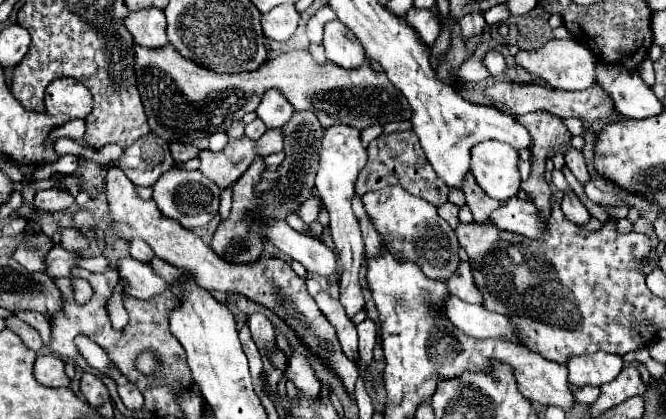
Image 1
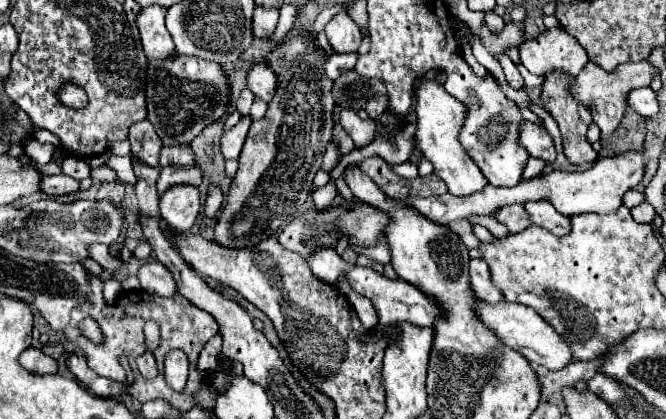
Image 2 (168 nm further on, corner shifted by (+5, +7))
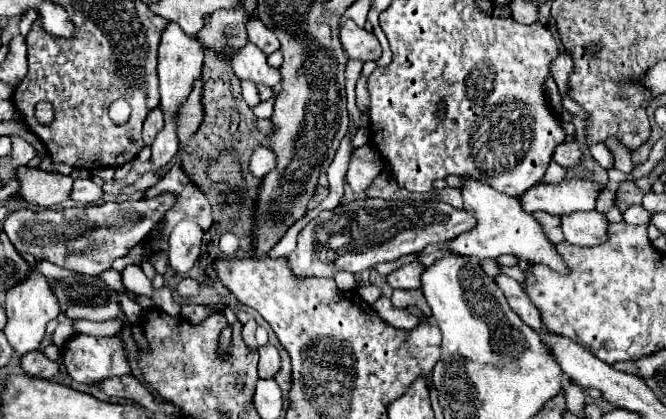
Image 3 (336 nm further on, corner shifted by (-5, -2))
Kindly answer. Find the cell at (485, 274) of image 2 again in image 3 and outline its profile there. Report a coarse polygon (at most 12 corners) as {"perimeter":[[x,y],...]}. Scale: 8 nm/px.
{"perimeter":[[505,274],[495,282],[511,310],[535,332],[543,330],[539,310],[521,284]]}

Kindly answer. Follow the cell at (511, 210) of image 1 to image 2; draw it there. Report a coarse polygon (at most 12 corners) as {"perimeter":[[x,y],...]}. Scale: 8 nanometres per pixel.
{"perimeter":[[525,203],[533,225],[559,237],[571,231],[571,219],[551,203]]}

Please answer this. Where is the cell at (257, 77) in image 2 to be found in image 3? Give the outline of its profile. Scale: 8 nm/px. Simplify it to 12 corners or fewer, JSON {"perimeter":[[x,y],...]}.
{"perimeter":[[247,44],[229,54],[239,80],[273,88],[279,70],[267,56]]}

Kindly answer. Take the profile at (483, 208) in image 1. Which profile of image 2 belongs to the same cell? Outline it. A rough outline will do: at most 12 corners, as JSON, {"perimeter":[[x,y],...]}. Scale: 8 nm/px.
{"perimeter":[[523,205],[501,207],[495,215],[511,233],[531,225]]}

